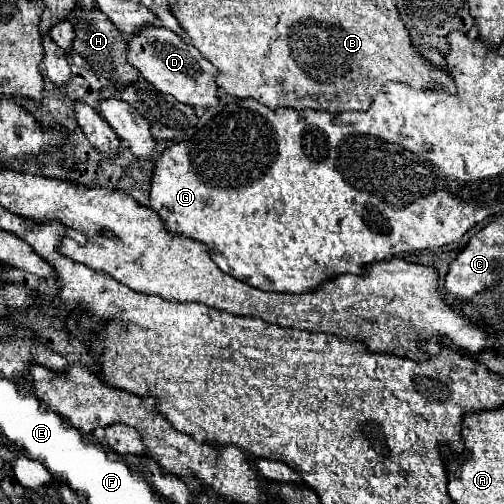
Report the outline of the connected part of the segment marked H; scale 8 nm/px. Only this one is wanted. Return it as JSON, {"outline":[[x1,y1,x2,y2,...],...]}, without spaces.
{"outline":[[76,5,70,17,76,33,72,51,82,55,94,73,98,73,104,79,112,79,112,85,116,87,116,91,122,91,128,83,132,83,138,77,138,71,126,61,126,43,122,33,114,27,114,23,110,23,110,19,106,19,106,15,102,15,98,7,92,7,90,11,86,11,86,7]]}

